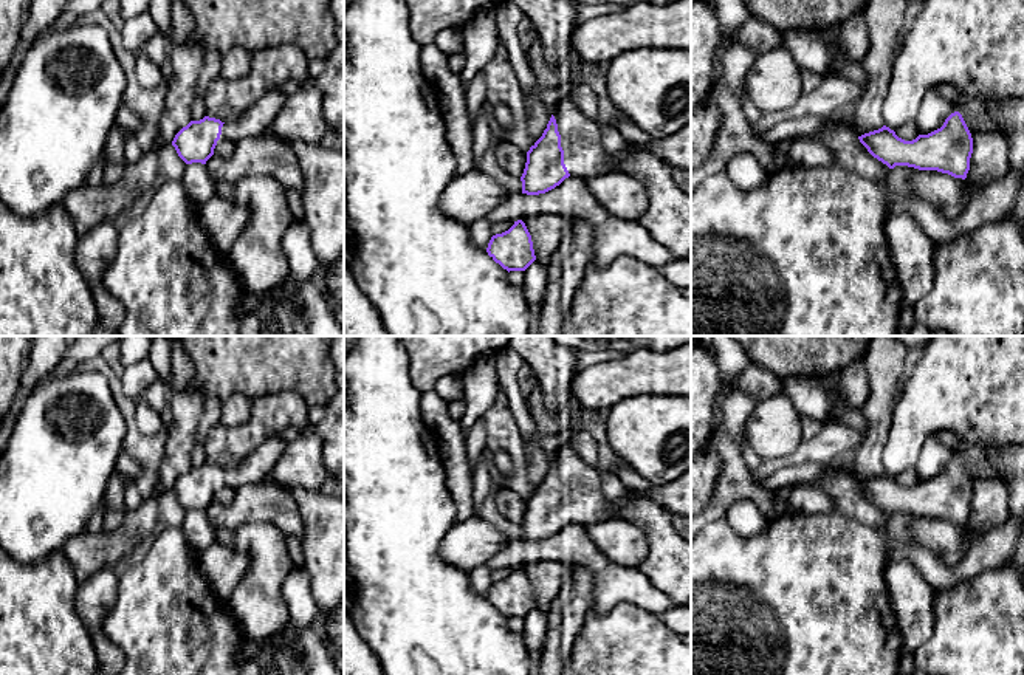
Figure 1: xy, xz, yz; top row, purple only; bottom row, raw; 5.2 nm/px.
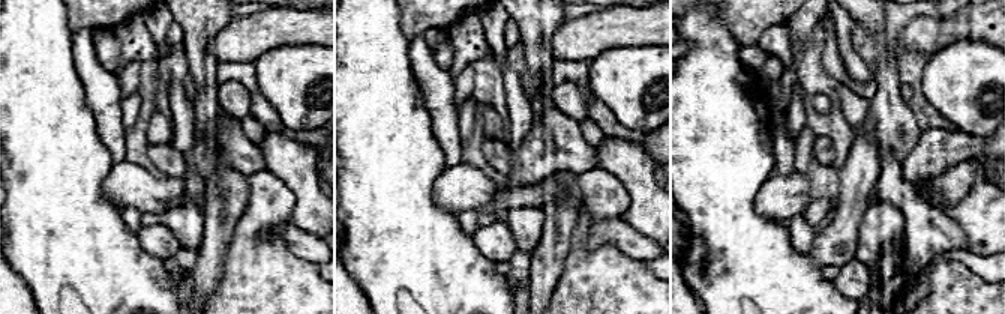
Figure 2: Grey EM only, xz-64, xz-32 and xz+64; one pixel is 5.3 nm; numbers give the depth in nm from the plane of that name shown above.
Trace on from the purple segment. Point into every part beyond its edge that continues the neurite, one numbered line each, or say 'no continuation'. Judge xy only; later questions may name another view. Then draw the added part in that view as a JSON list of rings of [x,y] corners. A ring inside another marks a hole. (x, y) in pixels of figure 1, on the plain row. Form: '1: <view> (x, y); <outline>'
1: xy (259, 465); [[[270,437],[237,468],[225,469],[220,486],[239,492],[248,489],[254,483],[266,481],[287,444],[288,443],[279,437]]]

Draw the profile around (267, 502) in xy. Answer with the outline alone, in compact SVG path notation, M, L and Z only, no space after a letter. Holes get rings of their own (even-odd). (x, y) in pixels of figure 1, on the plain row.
M273 481L254 483L235 492L226 505L211 503L206 514L215 531L234 529L245 523L271 523L285 536L301 537L301 512L296 499Z

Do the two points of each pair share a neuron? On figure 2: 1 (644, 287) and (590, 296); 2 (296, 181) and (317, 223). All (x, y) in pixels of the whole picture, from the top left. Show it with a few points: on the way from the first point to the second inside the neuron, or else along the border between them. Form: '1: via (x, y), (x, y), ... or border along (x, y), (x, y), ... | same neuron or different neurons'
1: via (630, 296), (603, 296) | same neuron
2: via (306, 191), (317, 212) | same neuron

